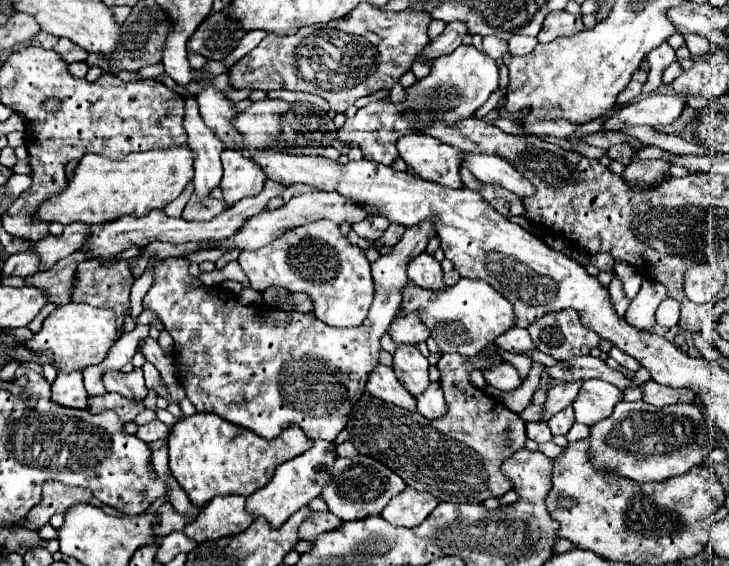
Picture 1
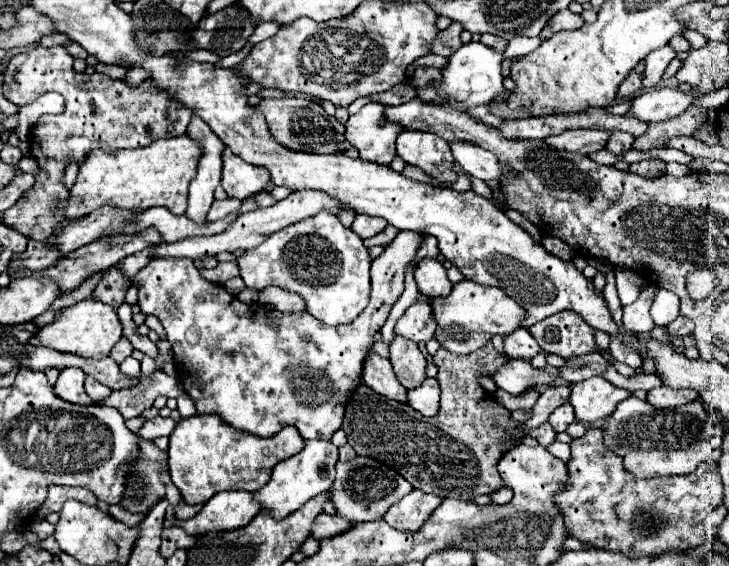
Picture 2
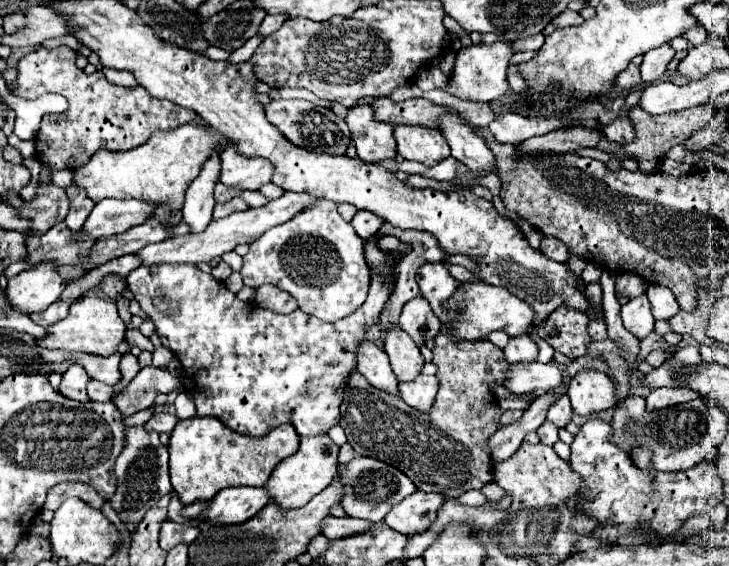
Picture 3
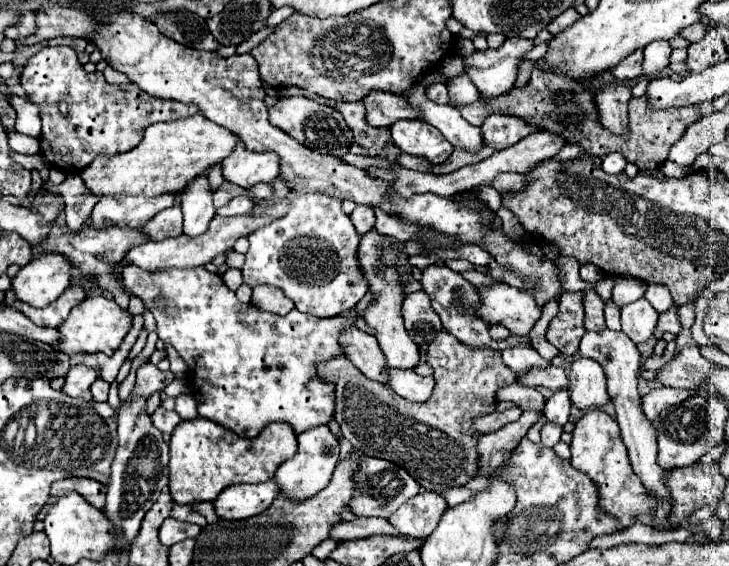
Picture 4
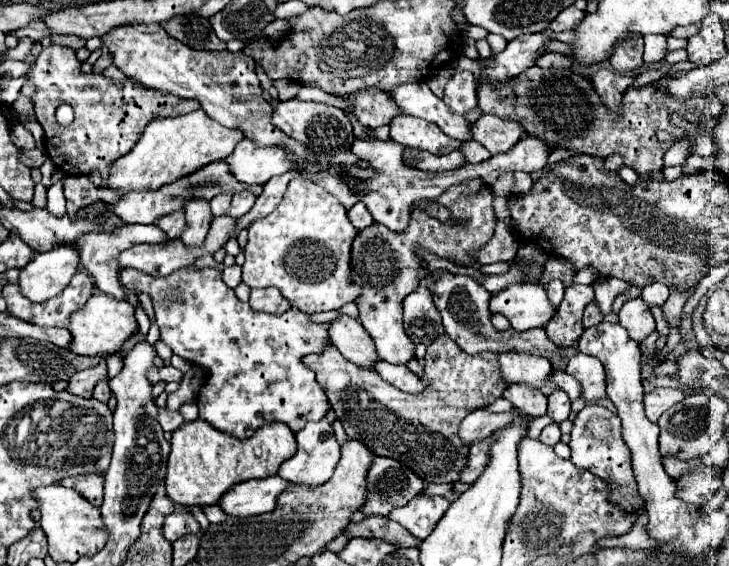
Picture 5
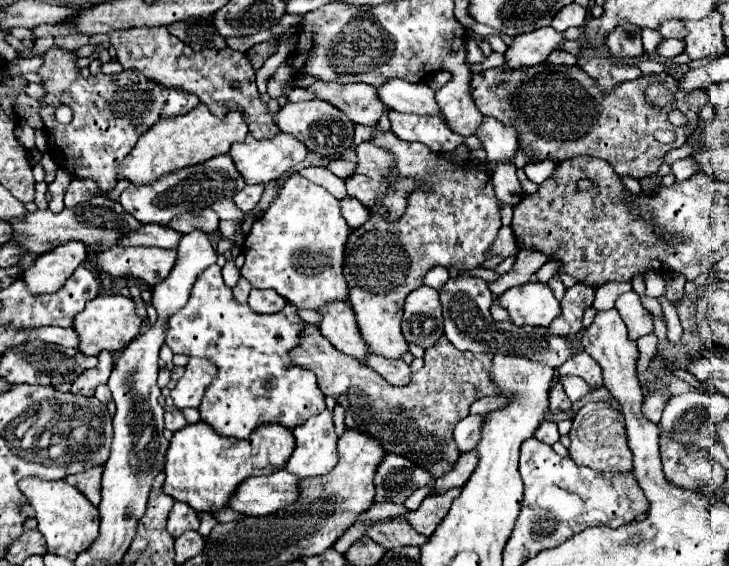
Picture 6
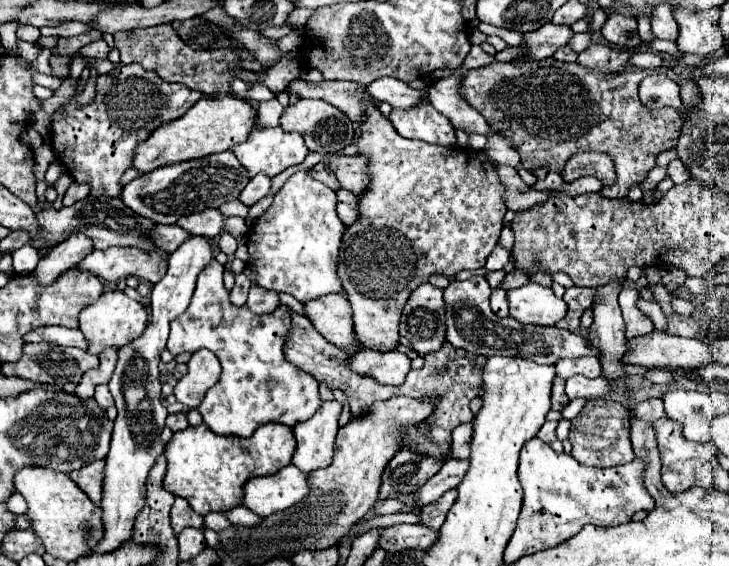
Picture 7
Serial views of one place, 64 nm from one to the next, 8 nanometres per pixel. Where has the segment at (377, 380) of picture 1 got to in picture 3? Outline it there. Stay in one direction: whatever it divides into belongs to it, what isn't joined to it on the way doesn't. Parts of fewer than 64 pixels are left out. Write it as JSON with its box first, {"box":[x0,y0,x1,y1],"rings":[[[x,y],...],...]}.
{"box":[356,340,398,394],"rings":[[[362,340],[356,348],[356,368],[360,374],[364,374],[364,378],[384,390],[384,392],[392,392],[398,394],[398,380],[388,364],[388,356],[382,348],[378,348],[372,340]]]}

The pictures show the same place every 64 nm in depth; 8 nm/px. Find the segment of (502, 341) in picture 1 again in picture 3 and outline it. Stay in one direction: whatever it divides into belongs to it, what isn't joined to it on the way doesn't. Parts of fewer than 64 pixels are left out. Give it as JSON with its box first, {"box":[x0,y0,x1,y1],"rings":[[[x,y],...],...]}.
{"box":[504,334,538,364],"rings":[[[528,334],[524,336],[516,336],[510,338],[506,348],[504,348],[504,356],[508,360],[508,364],[518,364],[518,362],[536,362],[538,358],[538,348],[536,344],[528,338]]]}

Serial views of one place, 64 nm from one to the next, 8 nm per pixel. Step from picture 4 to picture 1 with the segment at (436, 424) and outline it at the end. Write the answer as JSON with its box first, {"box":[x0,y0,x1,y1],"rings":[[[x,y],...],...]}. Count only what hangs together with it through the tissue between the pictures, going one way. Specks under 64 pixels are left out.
{"box":[346,354,526,504],"rings":[[[442,354],[436,366],[440,370],[440,386],[444,390],[448,412],[440,420],[426,420],[418,412],[404,410],[396,404],[370,396],[370,392],[364,392],[360,400],[352,406],[352,412],[348,416],[346,430],[350,434],[350,442],[358,448],[360,454],[380,460],[384,466],[396,472],[408,486],[420,492],[434,494],[440,502],[478,504],[486,498],[500,498],[504,492],[512,488],[512,482],[500,472],[500,464],[504,462],[504,458],[512,456],[512,452],[524,448],[526,424],[518,418],[518,414],[510,412],[502,402],[494,400],[492,396],[488,396],[484,390],[476,388],[470,382],[472,370],[498,366],[498,364],[502,364],[502,360],[496,354],[492,354],[490,358],[476,356],[476,360],[468,360],[460,354]]]}

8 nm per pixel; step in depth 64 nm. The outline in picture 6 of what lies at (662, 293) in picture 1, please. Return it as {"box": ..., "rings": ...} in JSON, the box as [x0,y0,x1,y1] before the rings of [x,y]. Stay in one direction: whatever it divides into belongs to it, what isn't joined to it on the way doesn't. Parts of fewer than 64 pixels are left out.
{"box":[616,290,654,340],"rings":[[[634,290],[622,294],[616,300],[616,308],[618,308],[622,320],[628,326],[628,338],[630,340],[638,340],[640,336],[646,336],[646,334],[650,334],[654,330],[652,316],[642,306],[642,302],[640,302],[640,298],[638,298],[638,294]]]}

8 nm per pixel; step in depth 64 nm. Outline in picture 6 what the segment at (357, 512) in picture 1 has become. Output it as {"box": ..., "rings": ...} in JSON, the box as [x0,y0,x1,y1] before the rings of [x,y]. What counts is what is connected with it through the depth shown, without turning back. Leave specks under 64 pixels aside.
{"box":[376,454,432,504],"rings":[[[388,454],[376,472],[376,502],[392,500],[402,504],[416,488],[432,482],[432,474],[412,460]]]}

